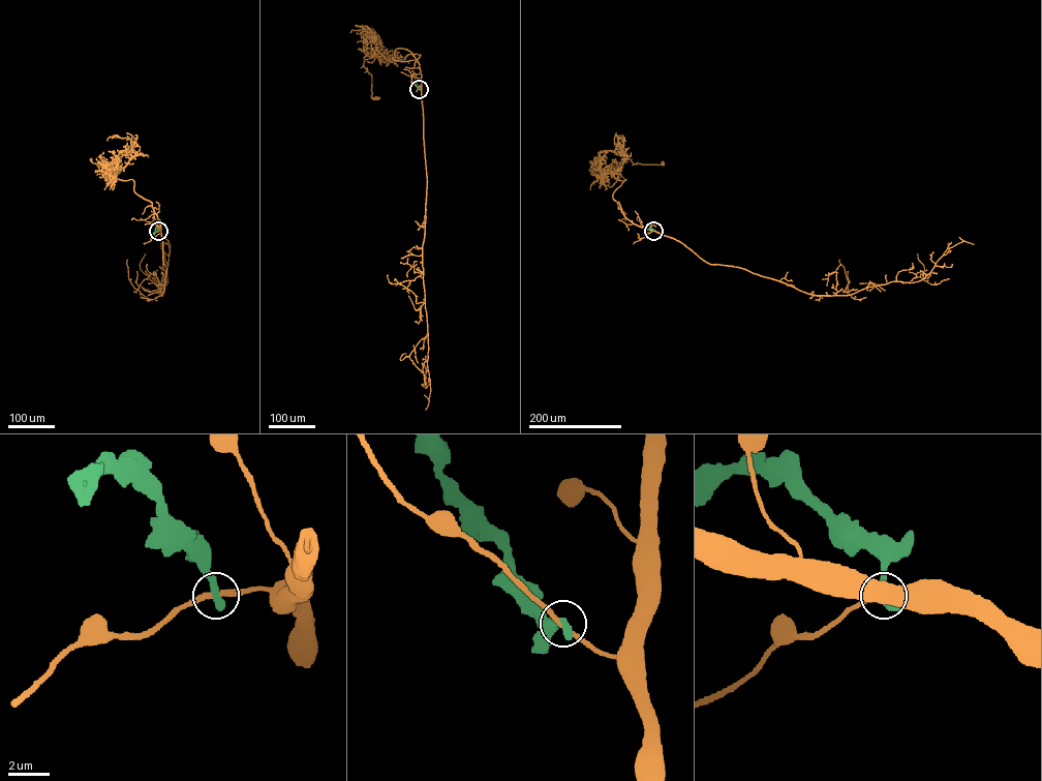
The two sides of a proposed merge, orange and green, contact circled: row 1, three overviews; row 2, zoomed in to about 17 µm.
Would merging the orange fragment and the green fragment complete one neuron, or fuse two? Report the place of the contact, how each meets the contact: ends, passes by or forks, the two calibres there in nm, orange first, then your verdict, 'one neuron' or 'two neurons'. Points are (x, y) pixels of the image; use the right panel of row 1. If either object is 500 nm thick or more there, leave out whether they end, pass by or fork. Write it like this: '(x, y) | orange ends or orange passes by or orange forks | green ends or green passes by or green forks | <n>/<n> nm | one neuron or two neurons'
(653, 231) | 240/500 nm | two neurons

